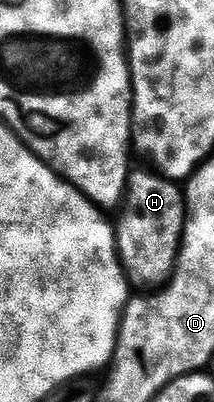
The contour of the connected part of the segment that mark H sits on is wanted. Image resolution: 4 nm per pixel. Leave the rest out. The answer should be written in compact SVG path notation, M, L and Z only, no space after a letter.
M131 169L124 199L127 214L116 222L118 257L122 260L122 269L135 287L142 286L138 288L157 287L174 273L178 248L185 231L186 196L183 187L157 169L149 169Z

